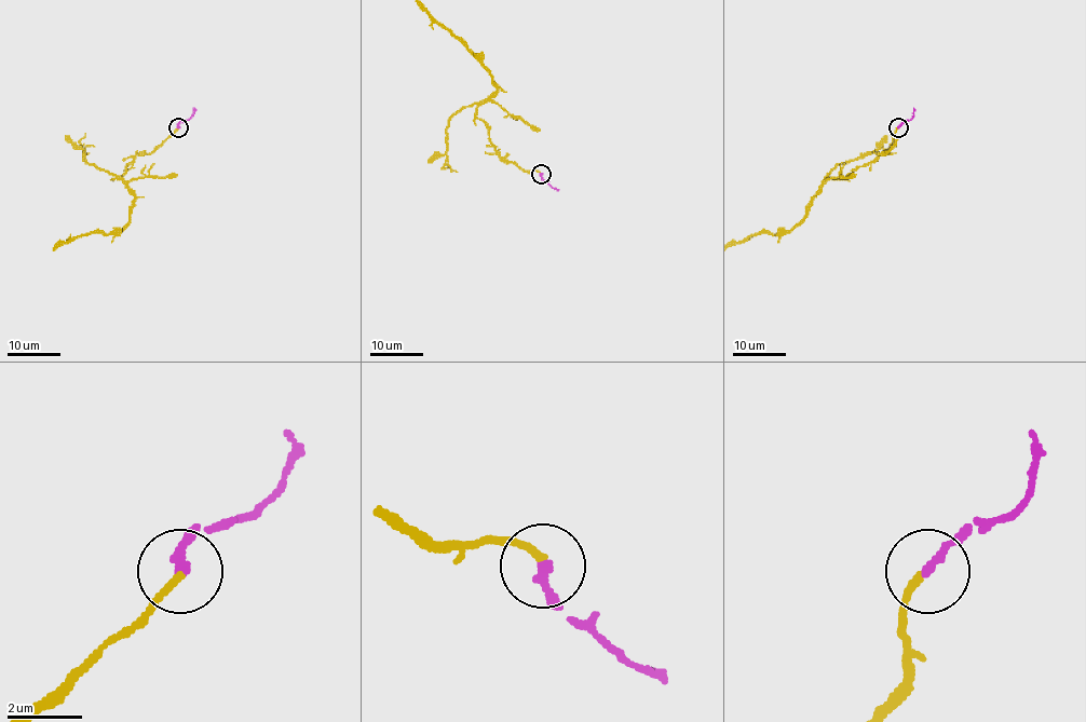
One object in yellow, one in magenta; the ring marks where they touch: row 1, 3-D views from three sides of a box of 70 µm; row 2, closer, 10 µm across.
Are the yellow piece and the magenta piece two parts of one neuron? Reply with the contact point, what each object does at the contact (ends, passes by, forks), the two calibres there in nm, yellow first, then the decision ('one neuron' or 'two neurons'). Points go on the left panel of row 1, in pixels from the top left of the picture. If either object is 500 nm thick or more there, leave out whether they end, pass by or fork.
at (178, 127); yellow ends there; magenta ends there; 180 nm thick on the yellow side, 240 nm on the other; one neuron

